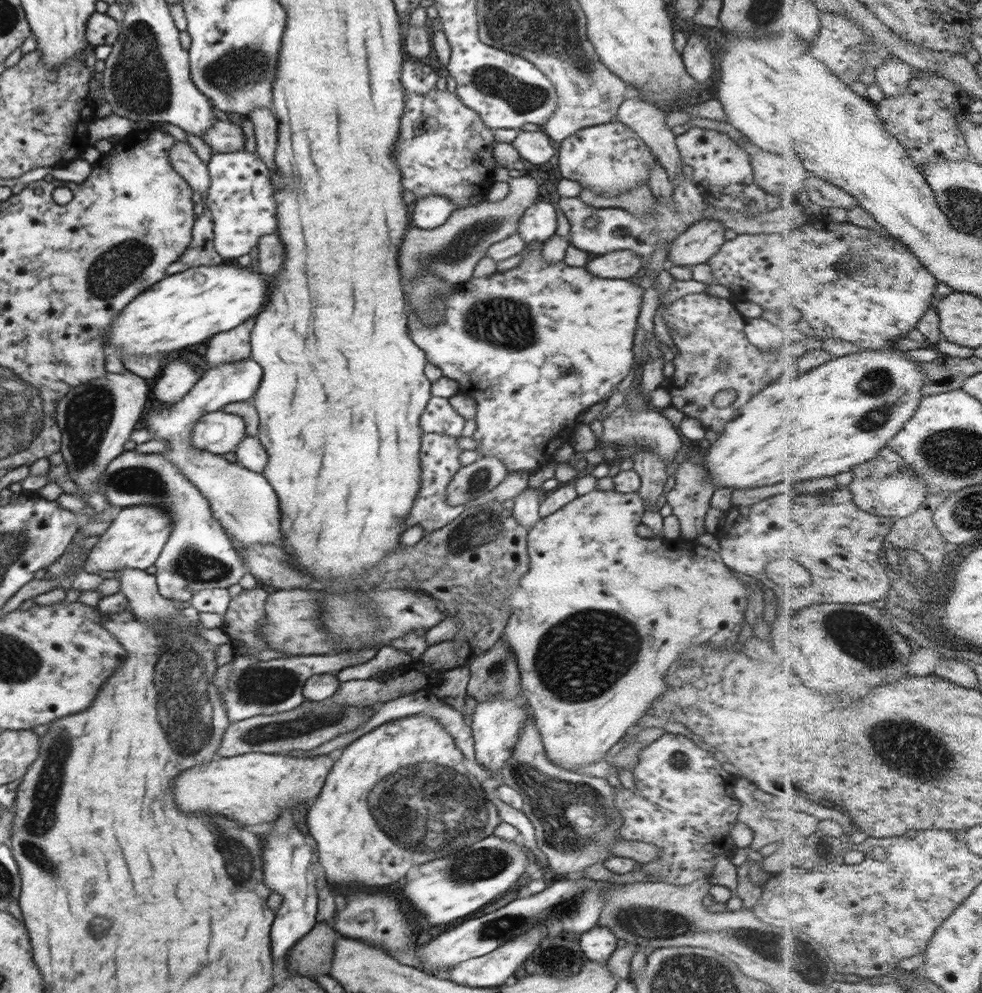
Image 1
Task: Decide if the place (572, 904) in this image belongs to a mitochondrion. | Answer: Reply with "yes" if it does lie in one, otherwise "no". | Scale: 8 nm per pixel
yes

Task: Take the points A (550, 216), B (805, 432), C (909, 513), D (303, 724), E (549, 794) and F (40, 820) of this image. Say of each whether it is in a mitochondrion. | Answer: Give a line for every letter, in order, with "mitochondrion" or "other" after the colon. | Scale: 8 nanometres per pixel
A: other
B: other
C: other
D: mitochondrion
E: mitochondrion
F: mitochondrion

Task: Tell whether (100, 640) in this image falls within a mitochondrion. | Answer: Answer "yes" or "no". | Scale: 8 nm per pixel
no

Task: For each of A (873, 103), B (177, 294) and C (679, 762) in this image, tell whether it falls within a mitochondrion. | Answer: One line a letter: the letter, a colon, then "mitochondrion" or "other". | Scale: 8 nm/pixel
A: other
B: other
C: mitochondrion

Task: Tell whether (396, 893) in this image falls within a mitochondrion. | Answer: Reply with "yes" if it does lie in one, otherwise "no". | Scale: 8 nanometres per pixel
no

